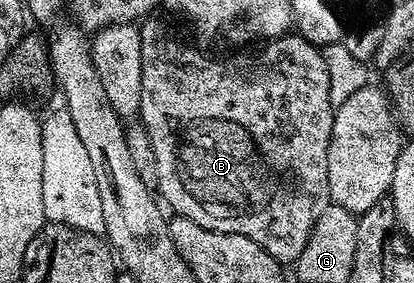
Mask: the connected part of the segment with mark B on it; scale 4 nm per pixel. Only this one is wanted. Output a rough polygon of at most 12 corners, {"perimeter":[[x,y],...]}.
{"perimeter":[[140,24],[171,213],[283,266],[330,203],[300,34],[213,60]]}

